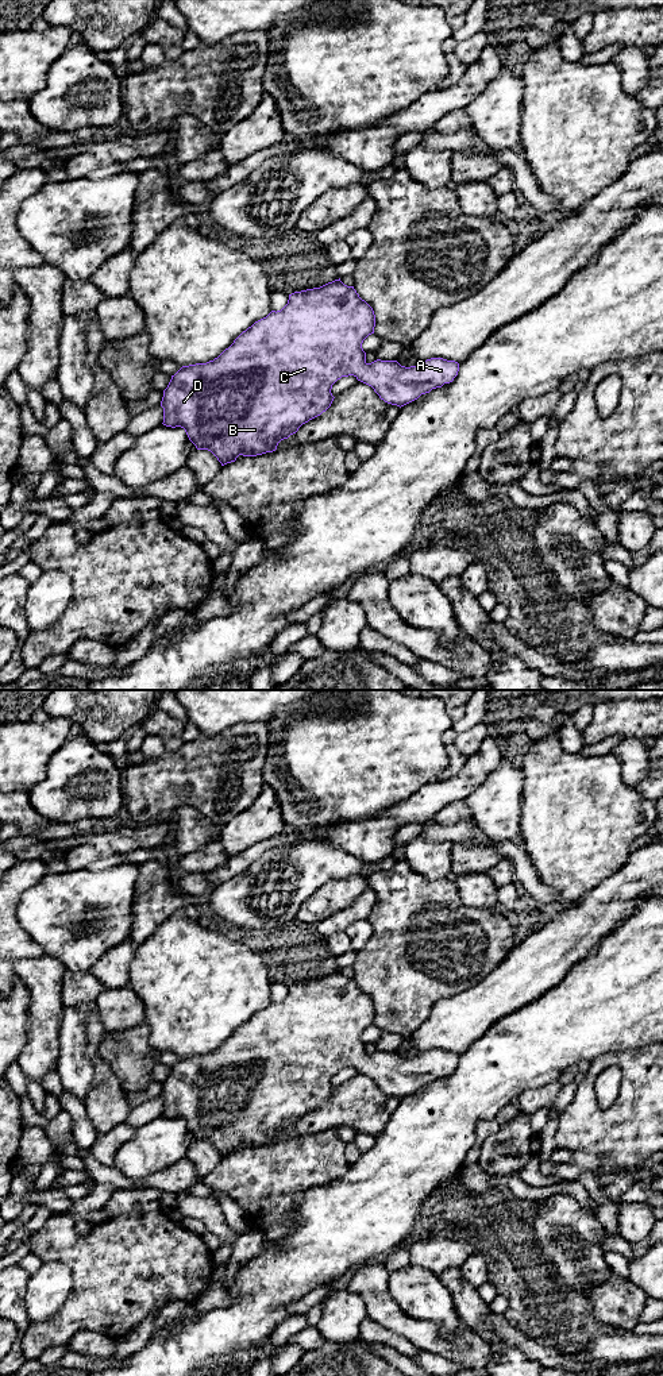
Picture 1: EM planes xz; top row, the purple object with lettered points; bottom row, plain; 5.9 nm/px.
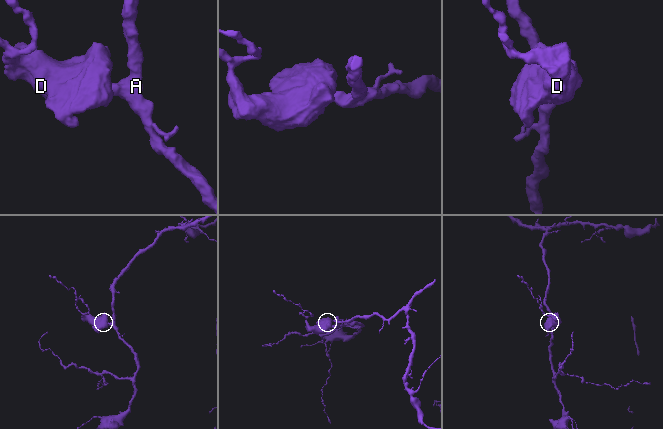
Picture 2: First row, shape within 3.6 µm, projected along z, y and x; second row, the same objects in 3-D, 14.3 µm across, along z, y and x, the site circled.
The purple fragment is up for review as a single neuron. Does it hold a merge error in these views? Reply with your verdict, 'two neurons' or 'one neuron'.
one neuron

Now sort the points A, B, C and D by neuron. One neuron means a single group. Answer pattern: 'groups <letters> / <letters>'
groups A B C D

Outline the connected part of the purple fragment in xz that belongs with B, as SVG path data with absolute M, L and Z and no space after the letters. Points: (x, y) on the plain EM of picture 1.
M340 970L294 983L281 1002L271 1002L255 1013L217 1049L182 1057L171 1067L161 1092L162 1115L184 1119L197 1141L211 1142L224 1157L239 1146L275 1142L281 1132L331 1098L335 1090L332 1076L342 1068L354 1067L371 1078L381 1091L401 1099L458 1067L459 1055L443 1049L431 1049L410 1059L397 1052L367 1055L362 1034L374 1025L374 1018L373 999Z

